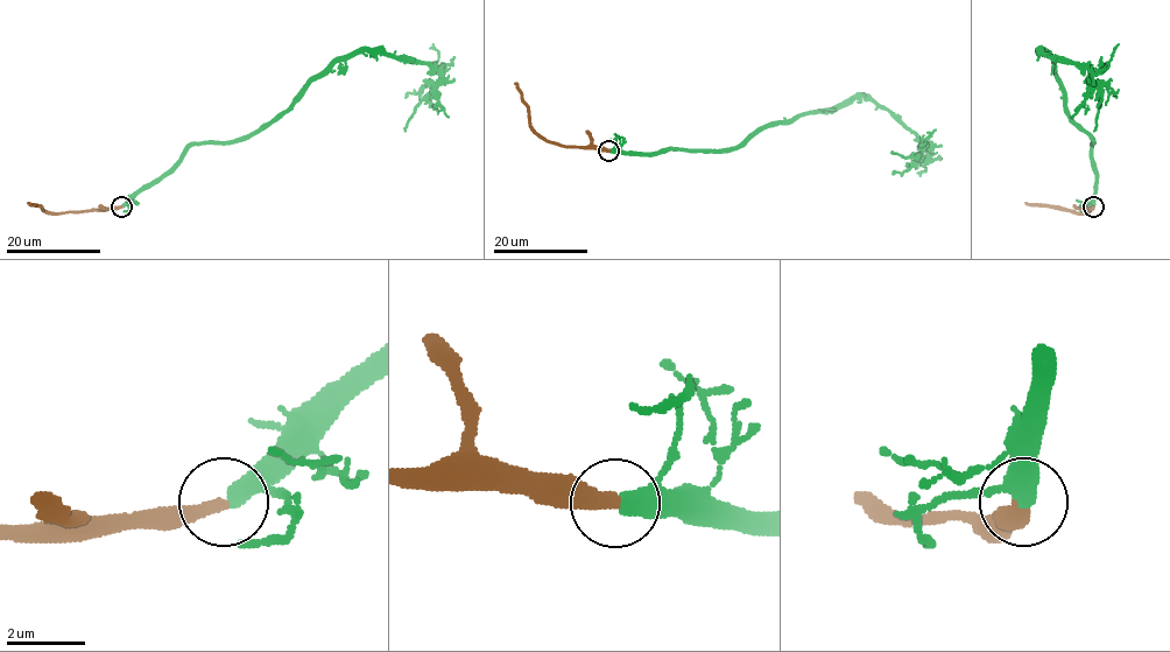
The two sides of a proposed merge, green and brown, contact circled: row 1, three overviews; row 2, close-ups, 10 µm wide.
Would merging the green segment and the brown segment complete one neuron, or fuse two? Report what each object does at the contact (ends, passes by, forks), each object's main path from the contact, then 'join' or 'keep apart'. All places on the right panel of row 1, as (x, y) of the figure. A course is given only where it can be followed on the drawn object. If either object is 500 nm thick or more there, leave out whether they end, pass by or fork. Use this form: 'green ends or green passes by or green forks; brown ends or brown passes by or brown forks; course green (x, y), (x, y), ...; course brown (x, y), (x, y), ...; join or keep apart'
green ends; brown ends; course green (1093, 205), (1093, 140), (1070, 118), (1054, 62), (1040, 51), (1089, 71), (1100, 106), (1094, 131); course brown (1093, 205), (1085, 212), (1073, 212), (1024, 202); keep apart

